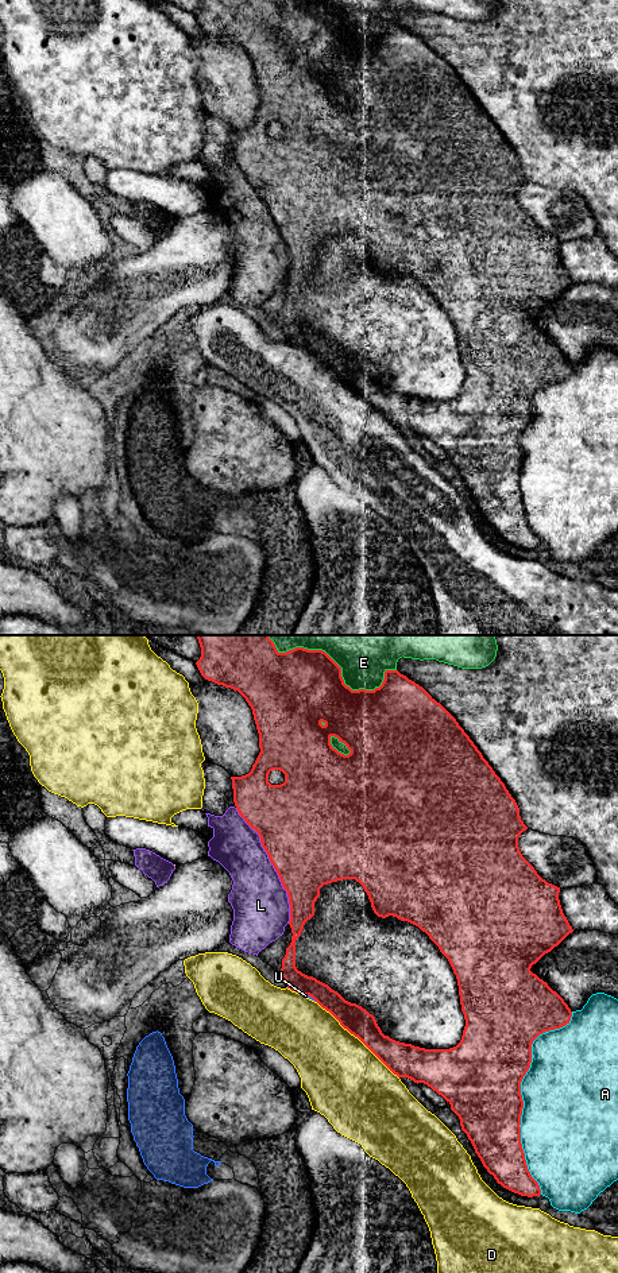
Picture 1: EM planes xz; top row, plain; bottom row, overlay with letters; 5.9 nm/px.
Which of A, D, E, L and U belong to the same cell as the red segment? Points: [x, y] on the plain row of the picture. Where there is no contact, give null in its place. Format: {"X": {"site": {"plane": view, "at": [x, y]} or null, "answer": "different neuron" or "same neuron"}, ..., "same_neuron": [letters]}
{"A": {"site": {"plane": "xz", "at": [521, 448]}, "answer": "different neuron"}, "D": {"site": {"plane": "xz", "at": [358, 390]}, "answer": "different neuron"}, "E": {"site": {"plane": "xz", "at": [348, 39]}, "answer": "different neuron"}, "L": {"site": {"plane": "xz", "at": [273, 217]}, "answer": "different neuron"}, "U": {"site": {"plane": "xz", "at": [311, 348]}, "answer": "different neuron"}, "same_neuron": []}

